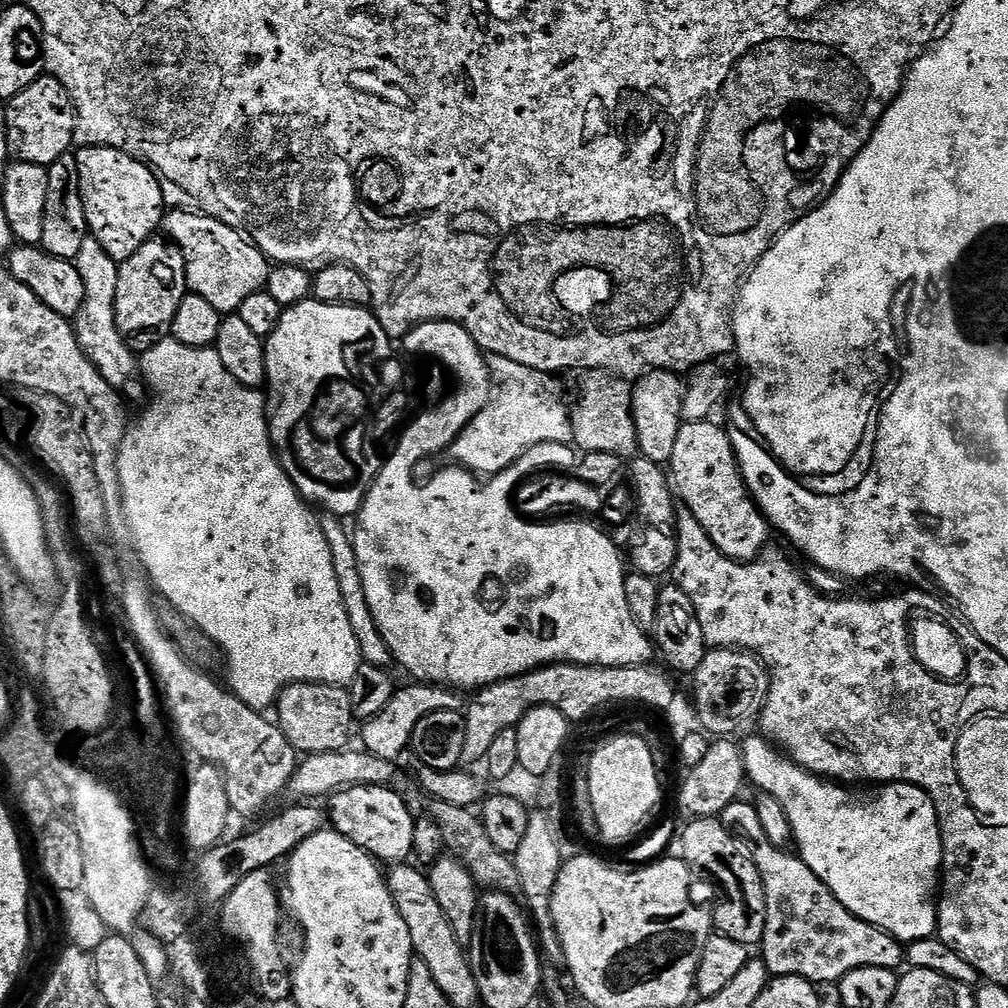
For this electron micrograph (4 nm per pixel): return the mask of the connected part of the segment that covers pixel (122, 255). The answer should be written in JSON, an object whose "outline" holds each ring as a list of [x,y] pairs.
{"outline":[[[84,146],[79,150],[81,152],[77,151],[75,157],[88,231],[103,246],[106,254],[110,254],[112,260],[129,260],[147,240],[157,235],[163,225],[166,207],[164,192],[160,189],[161,181],[144,161],[127,156],[117,148]]]}

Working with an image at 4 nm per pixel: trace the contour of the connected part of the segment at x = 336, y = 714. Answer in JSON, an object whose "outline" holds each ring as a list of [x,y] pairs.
{"outline":[[[289,684],[280,694],[278,727],[300,754],[342,752],[352,740],[354,696],[338,684]]]}

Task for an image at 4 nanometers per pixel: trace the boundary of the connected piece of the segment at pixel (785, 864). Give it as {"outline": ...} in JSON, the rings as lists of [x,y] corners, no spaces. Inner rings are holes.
{"outline":[[[741,798],[735,804],[726,806],[722,819],[729,830],[754,845],[754,859],[760,868],[760,875],[764,877],[775,903],[776,900],[780,903],[780,925],[777,926],[773,936],[765,935],[762,940],[763,948],[765,947],[762,959],[768,965],[769,973],[773,977],[801,976],[818,985],[840,982],[843,976],[848,976],[859,968],[894,968],[890,970],[896,970],[900,963],[903,965],[906,960],[905,945],[878,926],[855,916],[838,900],[827,885],[816,877],[814,870],[810,870],[810,866],[806,866],[806,862],[799,855],[791,856],[790,853],[775,848],[768,841],[768,832],[760,821],[759,810],[754,805],[747,804],[746,800]]]}

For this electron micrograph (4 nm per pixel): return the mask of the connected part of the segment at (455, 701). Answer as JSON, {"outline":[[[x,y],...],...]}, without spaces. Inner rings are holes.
{"outline":[[[427,682],[413,683],[413,688],[401,687],[390,698],[390,702],[385,706],[380,713],[374,718],[363,721],[362,727],[364,727],[364,744],[363,747],[367,751],[373,752],[378,758],[386,758],[393,762],[399,761],[399,756],[403,754],[408,748],[408,743],[413,743],[414,737],[417,735],[416,727],[418,722],[422,722],[422,718],[426,718],[430,714],[435,712],[459,712],[465,706],[464,700],[459,691],[451,686],[441,686],[438,684],[430,684]]]}

